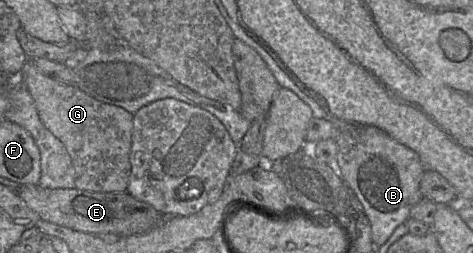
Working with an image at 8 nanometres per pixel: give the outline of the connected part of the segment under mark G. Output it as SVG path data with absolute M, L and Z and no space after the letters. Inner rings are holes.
M32 60L25 64L19 76L34 99L42 123L66 147L75 170L75 187L93 192L127 192L131 173L130 153L134 115L121 107L98 101L78 87L52 80L41 73Z

